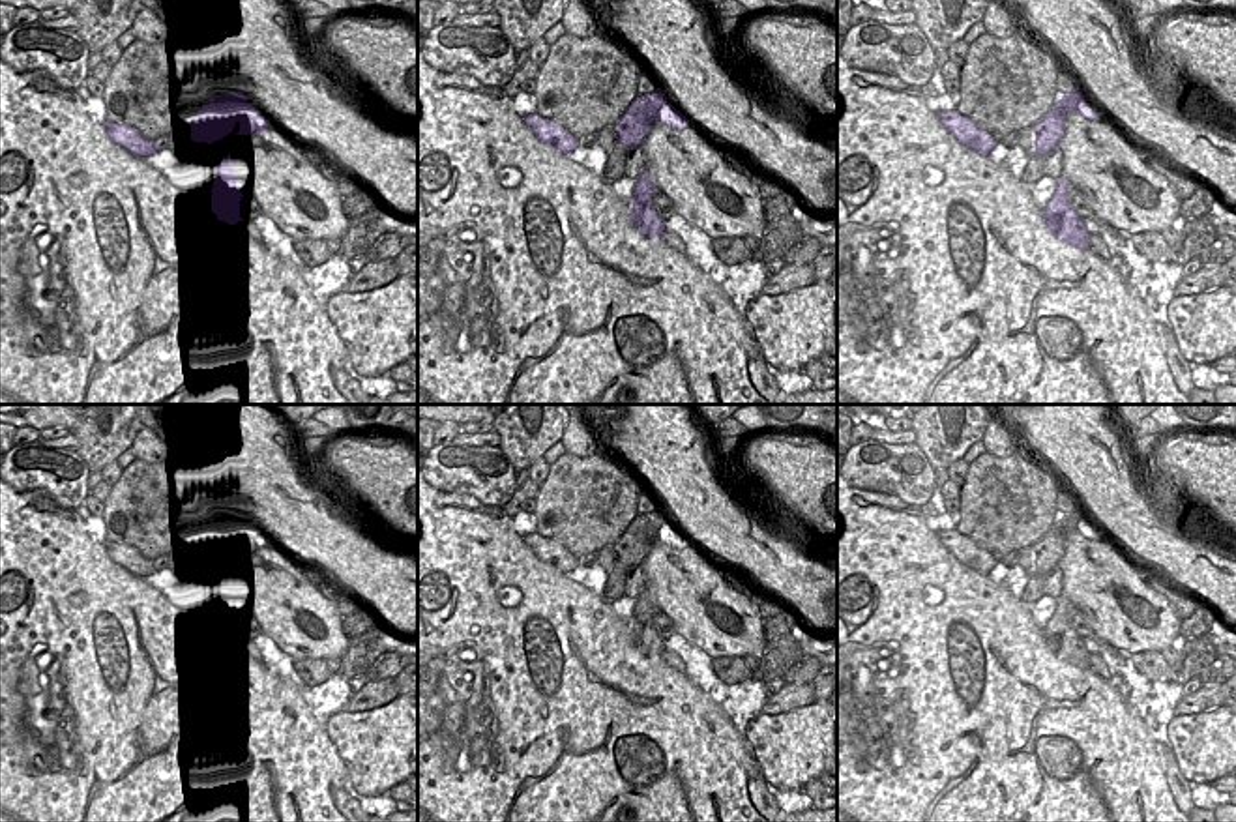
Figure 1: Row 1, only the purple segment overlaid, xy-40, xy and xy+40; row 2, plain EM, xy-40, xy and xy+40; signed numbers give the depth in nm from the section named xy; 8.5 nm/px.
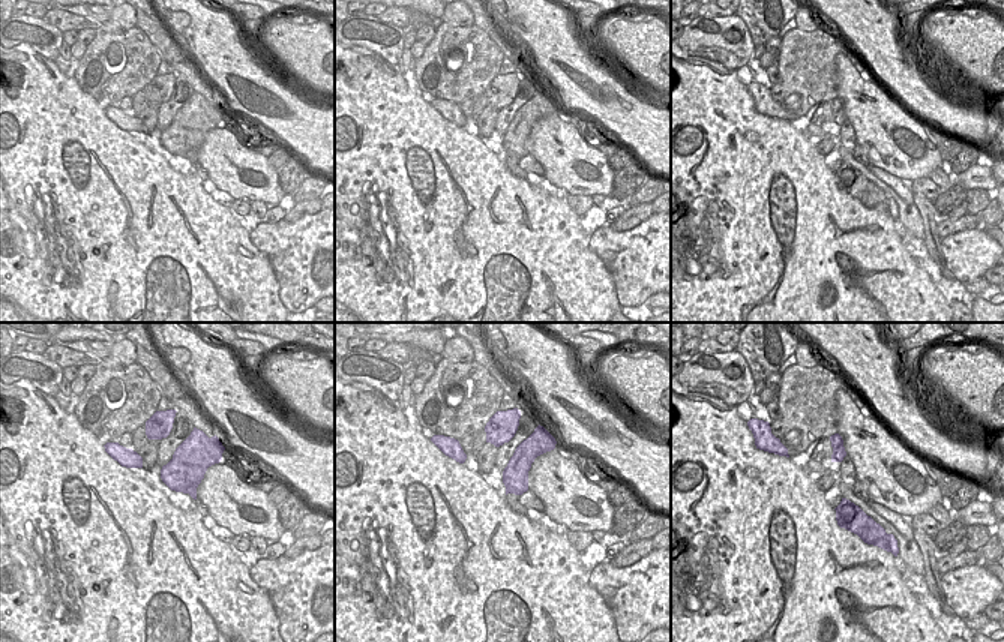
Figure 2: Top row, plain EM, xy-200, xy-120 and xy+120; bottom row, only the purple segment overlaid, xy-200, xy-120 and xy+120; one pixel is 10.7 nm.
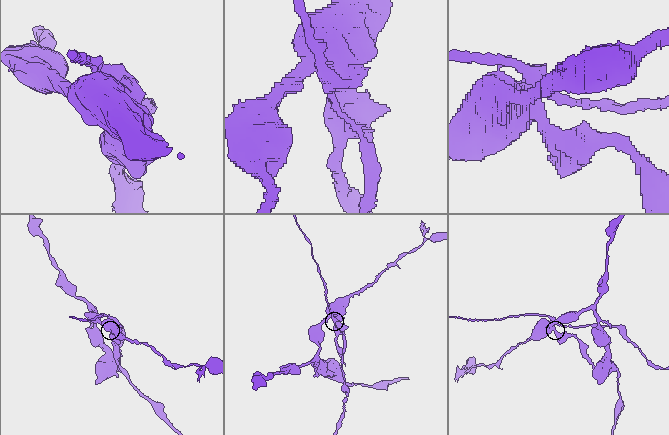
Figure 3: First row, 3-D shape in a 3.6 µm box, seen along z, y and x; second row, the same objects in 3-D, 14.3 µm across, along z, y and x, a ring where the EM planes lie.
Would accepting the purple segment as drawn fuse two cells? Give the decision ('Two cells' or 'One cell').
Two cells.

